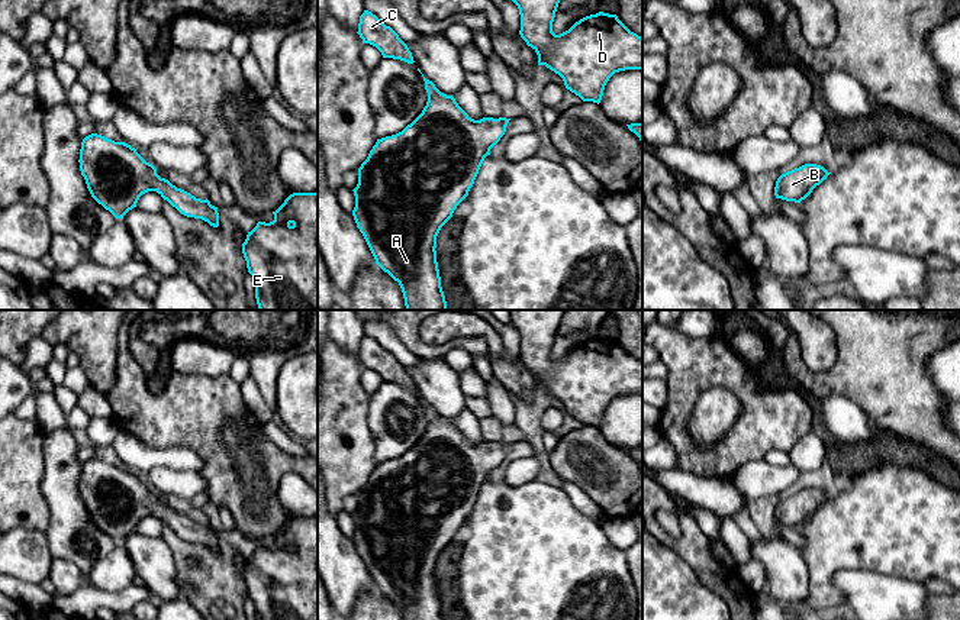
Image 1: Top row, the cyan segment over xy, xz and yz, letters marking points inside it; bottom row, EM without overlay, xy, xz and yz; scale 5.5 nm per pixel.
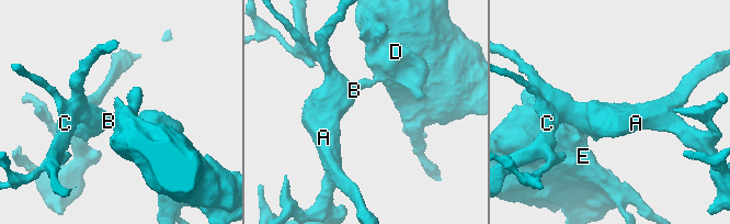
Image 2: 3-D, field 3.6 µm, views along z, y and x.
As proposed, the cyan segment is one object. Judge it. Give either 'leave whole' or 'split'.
leave whole

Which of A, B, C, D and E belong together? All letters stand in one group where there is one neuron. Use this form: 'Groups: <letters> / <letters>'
Groups: A B C D E

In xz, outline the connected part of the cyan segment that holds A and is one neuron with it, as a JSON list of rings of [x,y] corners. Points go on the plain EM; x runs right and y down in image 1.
[[[423,401],[428,426],[422,437],[402,456],[377,464],[367,484],[358,493],[358,508],[352,514],[352,535],[357,552],[363,558],[376,588],[399,607],[403,620],[444,620],[436,587],[436,561],[452,542],[457,530],[468,520],[479,494],[490,474],[506,456],[510,443],[471,443],[452,420],[441,417]]]

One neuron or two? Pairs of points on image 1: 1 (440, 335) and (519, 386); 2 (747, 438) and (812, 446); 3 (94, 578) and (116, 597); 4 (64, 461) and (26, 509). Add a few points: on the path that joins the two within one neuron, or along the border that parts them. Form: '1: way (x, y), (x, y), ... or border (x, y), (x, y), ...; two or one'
1: way (464, 329), (480, 329), (495, 344), (499, 361); one
2: border (812, 430), (807, 432), (788, 451); two
3: border (86, 581), (110, 591), (118, 591), (132, 584); two
4: border (42, 458), (41, 493), (48, 507), (50, 525); two

